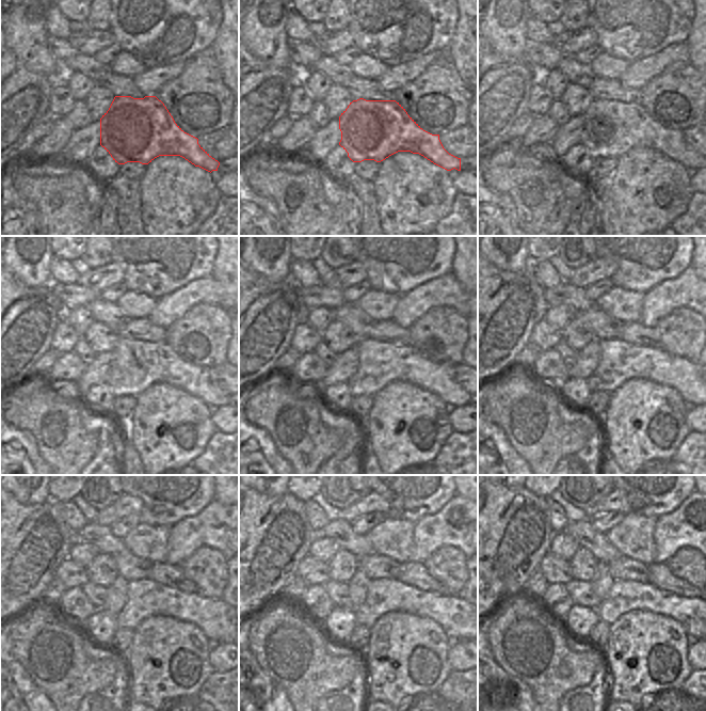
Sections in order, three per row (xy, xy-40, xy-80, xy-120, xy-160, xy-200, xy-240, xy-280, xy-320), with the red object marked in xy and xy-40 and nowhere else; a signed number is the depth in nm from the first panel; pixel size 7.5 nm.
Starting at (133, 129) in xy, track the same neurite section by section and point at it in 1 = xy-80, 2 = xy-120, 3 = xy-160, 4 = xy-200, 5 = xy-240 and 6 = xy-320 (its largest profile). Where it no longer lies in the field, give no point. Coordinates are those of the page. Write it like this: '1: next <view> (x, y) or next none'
1: next xy-80 (611, 128)
2: next xy-120 (135, 365)
3: next xy-160 (380, 363)
4: next xy-200 (620, 361)
5: next xy-240 (145, 597)
6: next xy-320 (694, 615)

